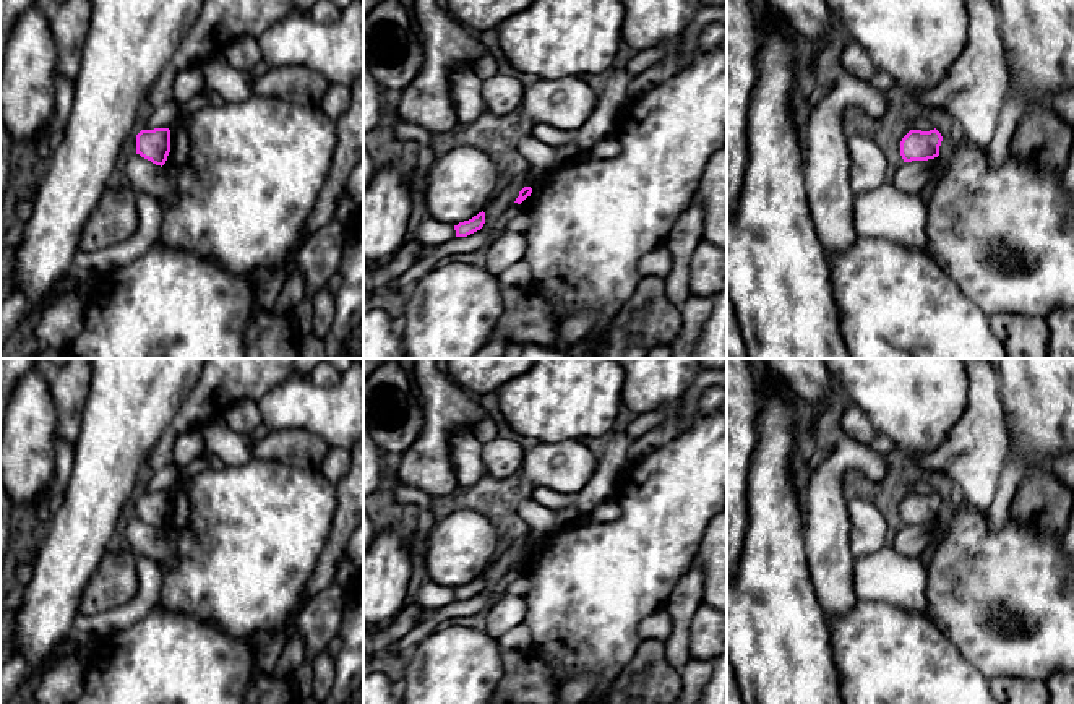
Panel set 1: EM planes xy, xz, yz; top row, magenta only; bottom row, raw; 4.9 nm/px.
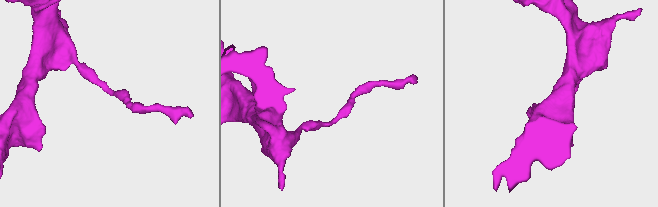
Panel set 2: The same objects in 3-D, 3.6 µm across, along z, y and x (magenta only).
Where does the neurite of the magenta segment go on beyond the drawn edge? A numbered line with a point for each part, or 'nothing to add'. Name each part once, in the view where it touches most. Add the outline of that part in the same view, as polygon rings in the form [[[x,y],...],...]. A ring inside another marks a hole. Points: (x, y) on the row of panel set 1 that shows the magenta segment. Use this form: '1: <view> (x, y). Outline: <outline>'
nothing to add

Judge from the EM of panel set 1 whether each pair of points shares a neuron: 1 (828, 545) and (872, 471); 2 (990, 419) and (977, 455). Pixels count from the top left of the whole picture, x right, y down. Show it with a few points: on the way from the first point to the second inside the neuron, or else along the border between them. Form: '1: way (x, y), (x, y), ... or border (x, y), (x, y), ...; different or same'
1: way (828, 519), (828, 482), (846, 464); same
2: way (982, 427), (980, 446); same

